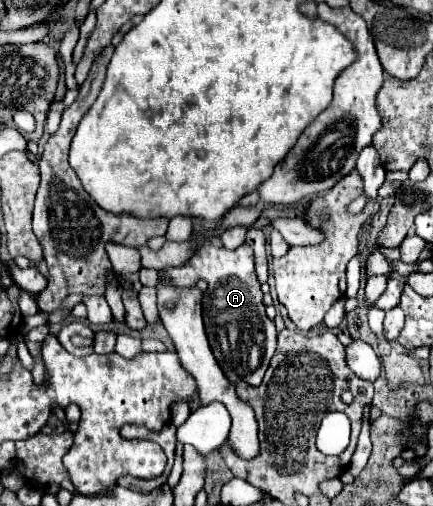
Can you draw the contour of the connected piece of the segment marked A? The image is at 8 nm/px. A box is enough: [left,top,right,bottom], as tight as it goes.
[159,237,277,387]

